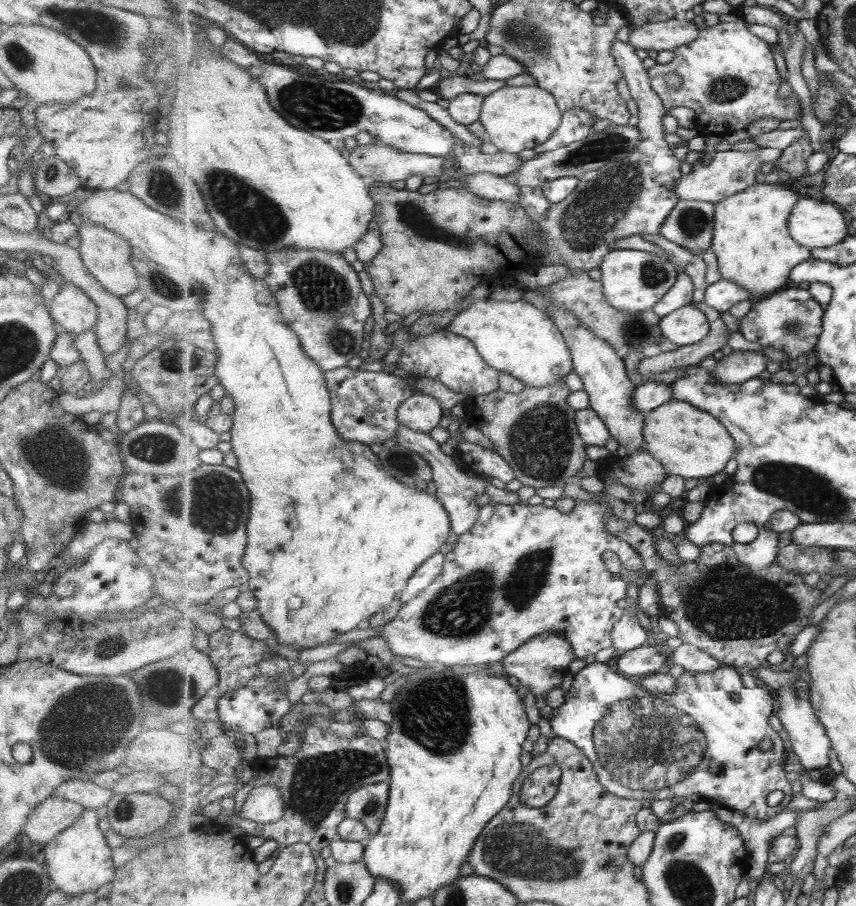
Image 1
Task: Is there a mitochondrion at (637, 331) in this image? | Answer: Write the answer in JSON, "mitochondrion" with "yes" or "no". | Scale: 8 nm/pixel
{"mitochondrion":"yes"}

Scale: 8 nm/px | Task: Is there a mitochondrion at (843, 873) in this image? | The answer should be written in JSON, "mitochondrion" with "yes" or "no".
{"mitochondrion":"no"}

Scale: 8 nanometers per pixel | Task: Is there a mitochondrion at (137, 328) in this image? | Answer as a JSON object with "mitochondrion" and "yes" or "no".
{"mitochondrion":"no"}

